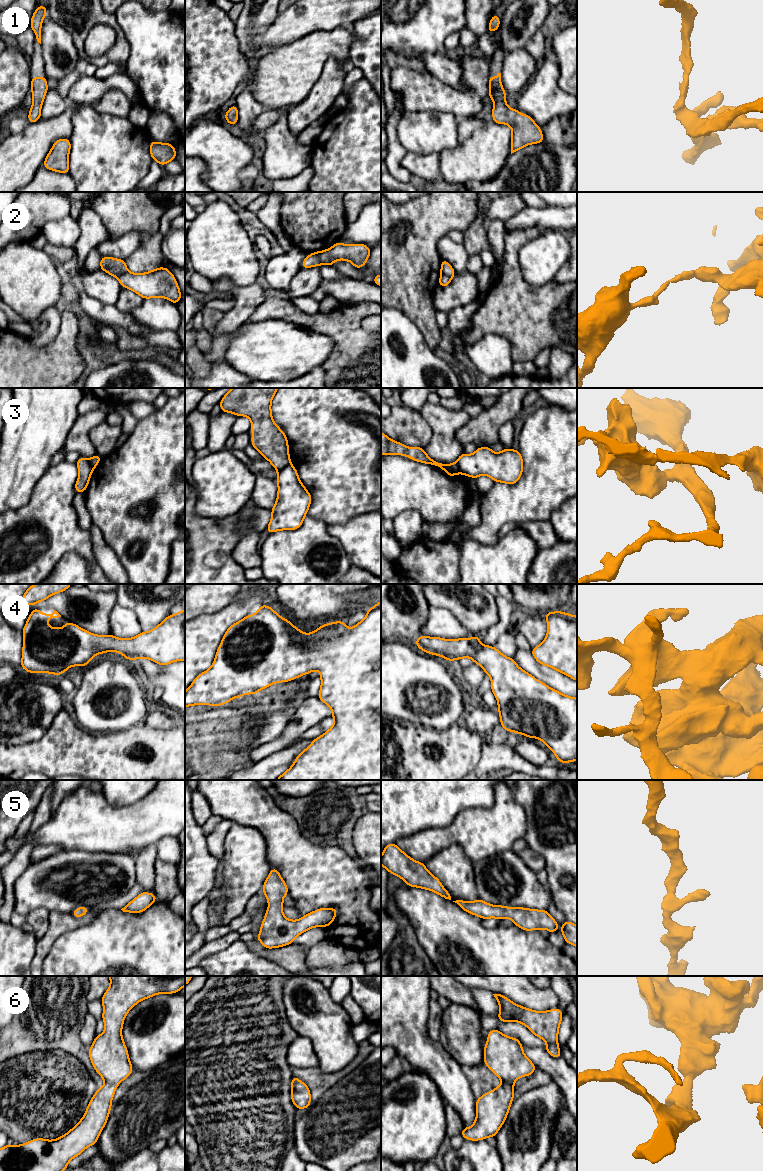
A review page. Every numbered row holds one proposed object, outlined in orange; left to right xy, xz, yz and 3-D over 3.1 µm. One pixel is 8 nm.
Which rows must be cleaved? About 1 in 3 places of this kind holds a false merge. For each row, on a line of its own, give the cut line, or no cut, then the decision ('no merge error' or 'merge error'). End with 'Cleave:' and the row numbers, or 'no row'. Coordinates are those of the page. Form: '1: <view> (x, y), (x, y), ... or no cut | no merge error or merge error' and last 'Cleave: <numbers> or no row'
1: no cut | no merge error
2: xz (315, 252), (321, 263) | merge error
3: xz (290, 462), (278, 471) | merge error
4: no cut | no merge error
5: no cut | no merge error
6: no cut | no merge error
Cleave: 2, 3

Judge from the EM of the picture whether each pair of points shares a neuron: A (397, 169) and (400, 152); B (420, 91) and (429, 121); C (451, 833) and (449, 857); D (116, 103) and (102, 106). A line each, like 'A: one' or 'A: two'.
A: one
B: two
C: two
D: one

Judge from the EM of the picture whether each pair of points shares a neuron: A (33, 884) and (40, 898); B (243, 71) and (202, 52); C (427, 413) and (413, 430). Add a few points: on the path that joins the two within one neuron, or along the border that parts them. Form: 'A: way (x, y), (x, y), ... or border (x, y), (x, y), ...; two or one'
A: way (36, 887), (40, 891), (40, 895); one
B: way (233, 69), (217, 67), (212, 62); one
C: border (419, 411), (431, 428), (431, 439); two

